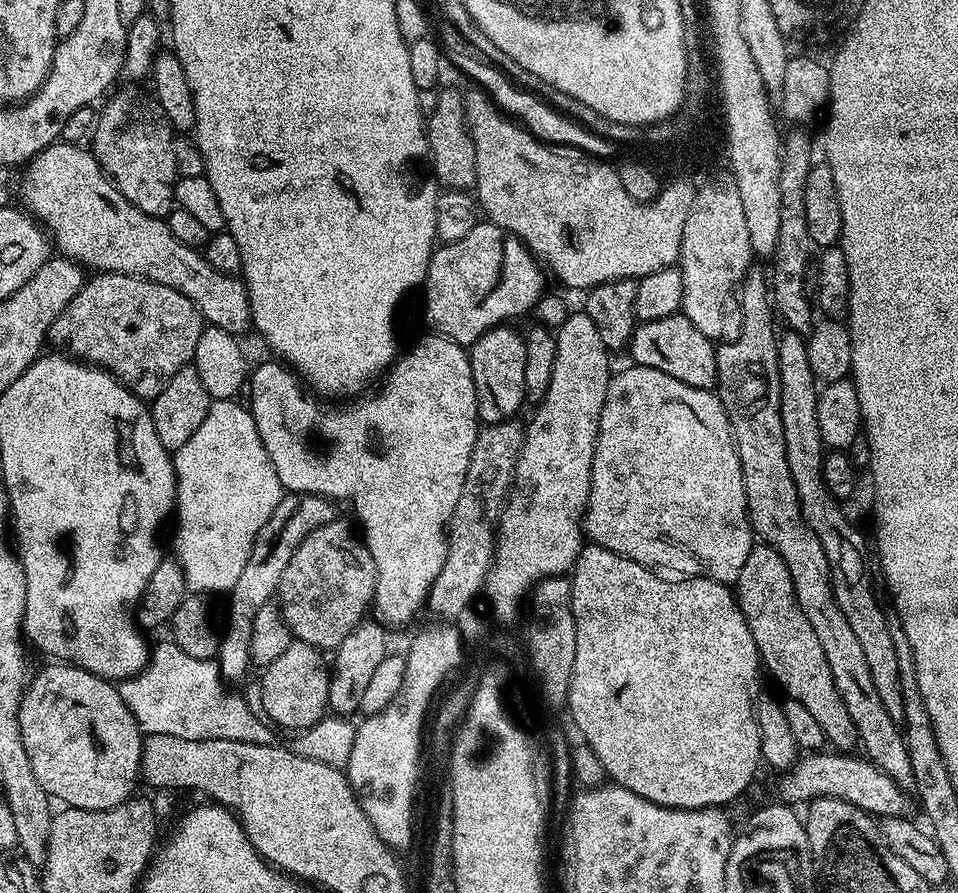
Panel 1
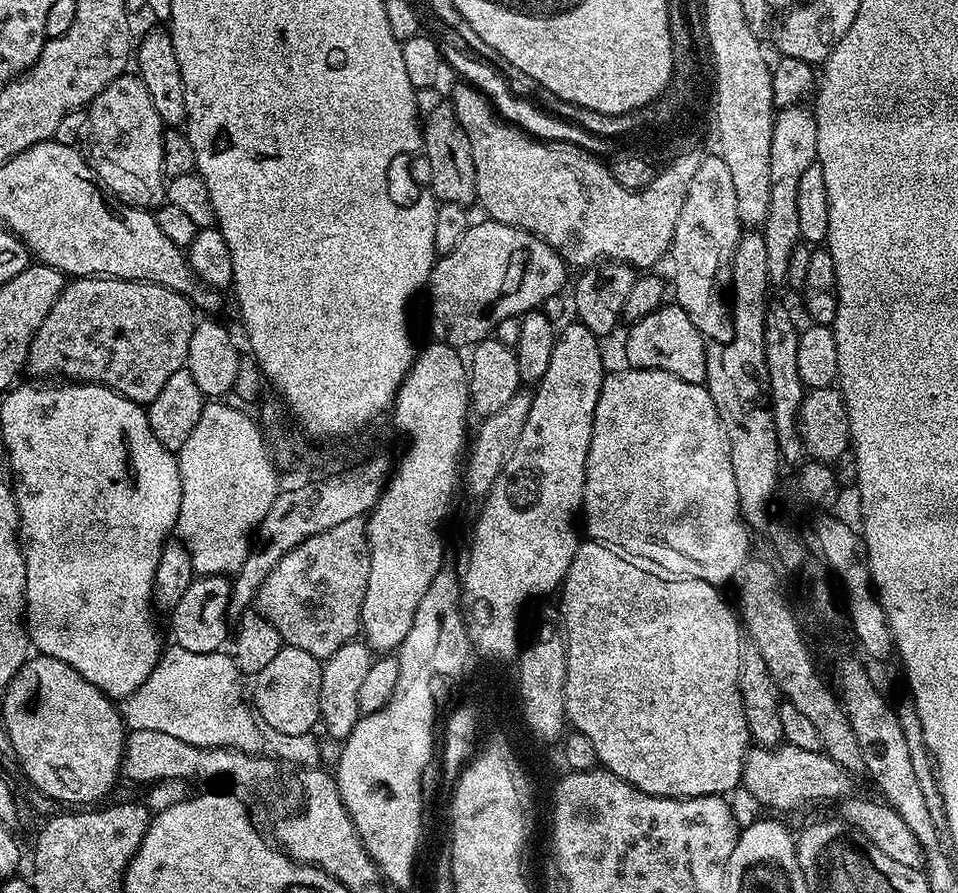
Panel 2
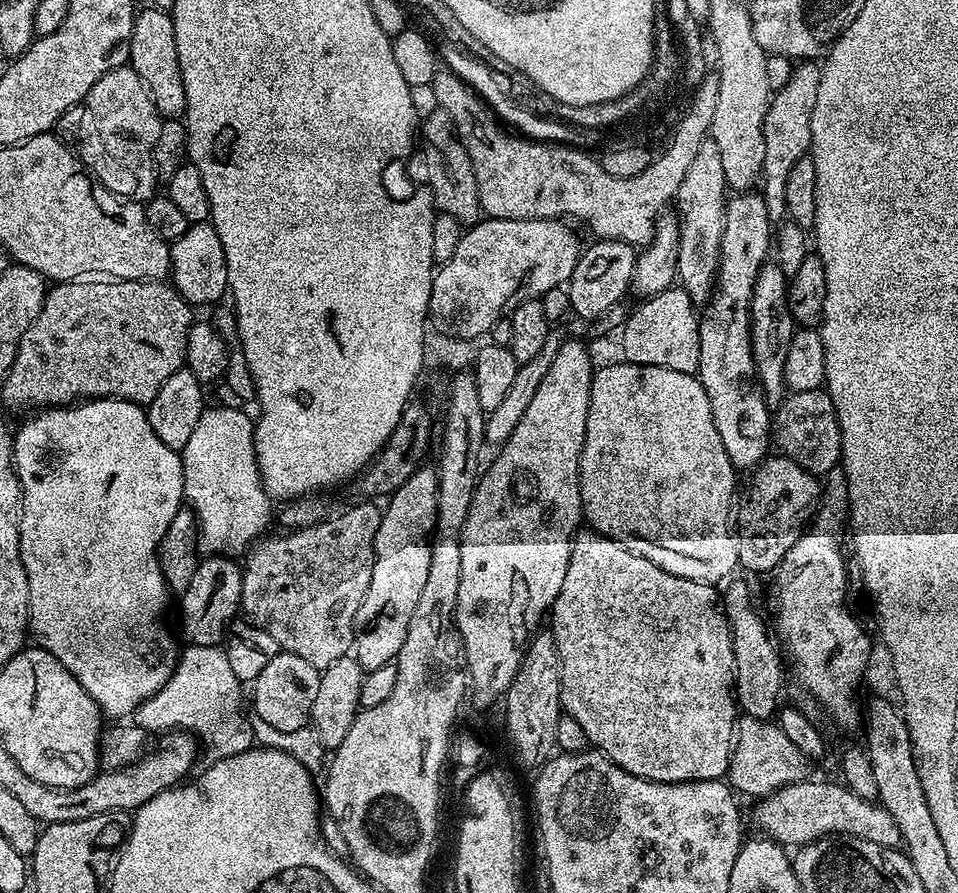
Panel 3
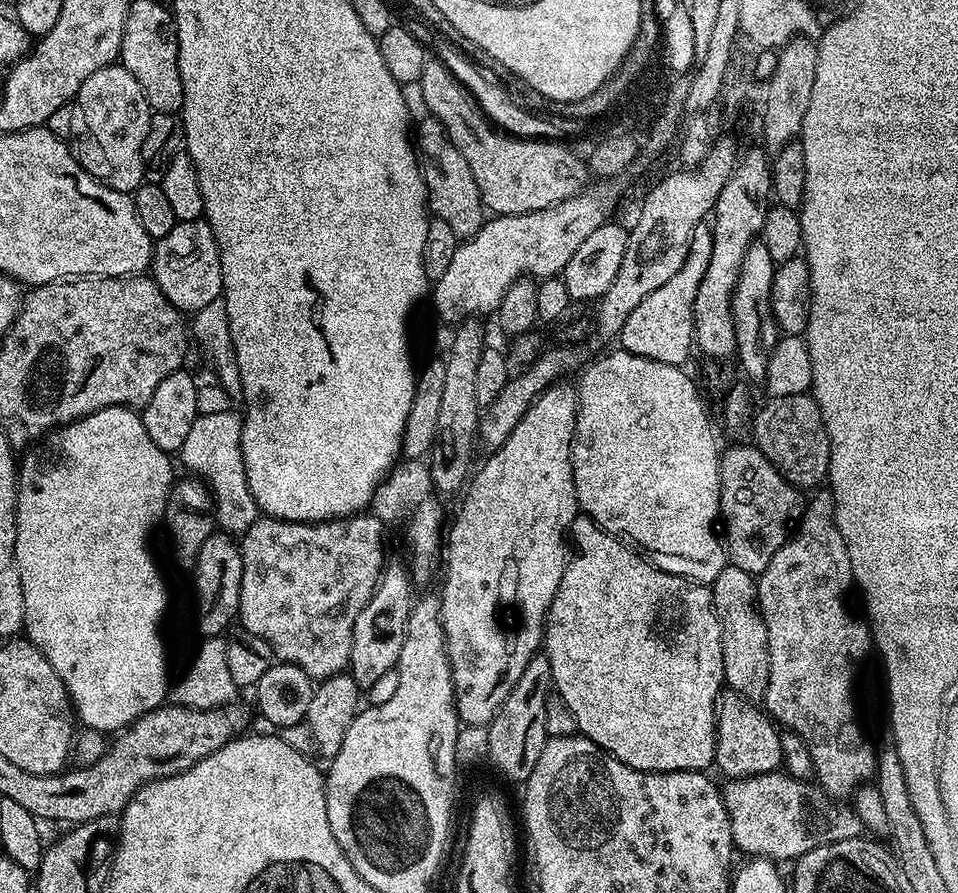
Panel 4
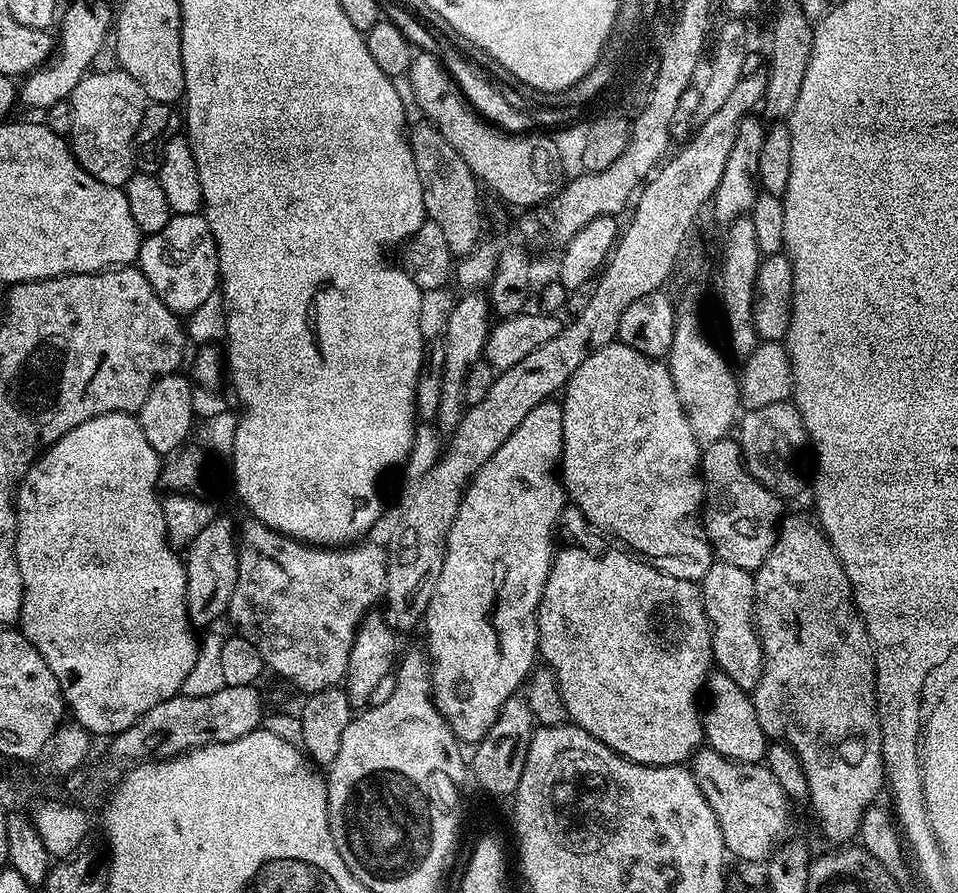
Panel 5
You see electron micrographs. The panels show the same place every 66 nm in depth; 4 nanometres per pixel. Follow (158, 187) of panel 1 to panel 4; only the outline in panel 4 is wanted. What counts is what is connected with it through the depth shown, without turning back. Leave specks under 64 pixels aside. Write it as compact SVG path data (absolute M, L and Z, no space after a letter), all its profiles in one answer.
M121 63L108 64L86 78L73 104L79 108L83 123L77 137L70 141L71 151L78 163L108 188L135 193L146 178L143 148L152 111L145 91L134 74Z

